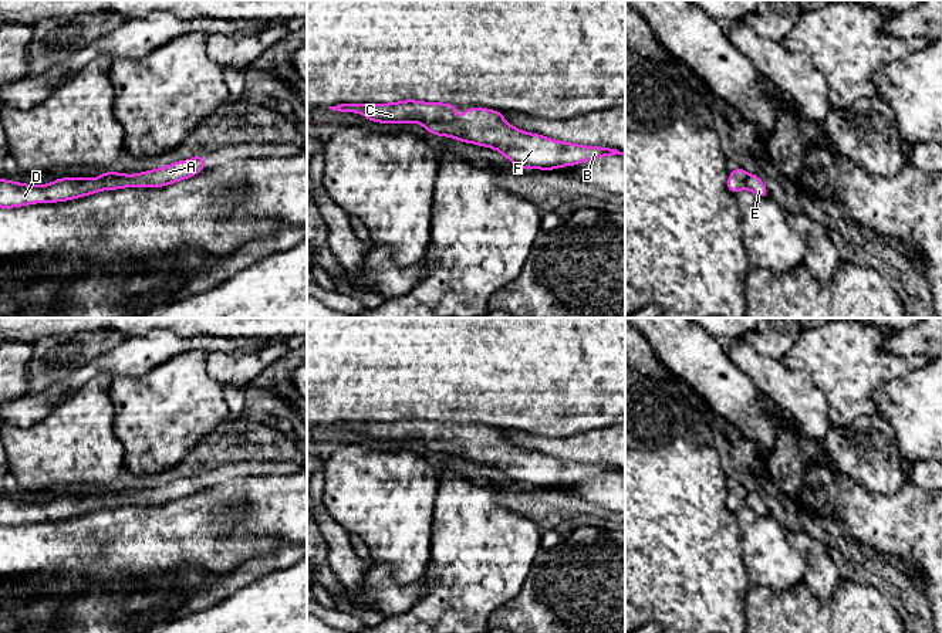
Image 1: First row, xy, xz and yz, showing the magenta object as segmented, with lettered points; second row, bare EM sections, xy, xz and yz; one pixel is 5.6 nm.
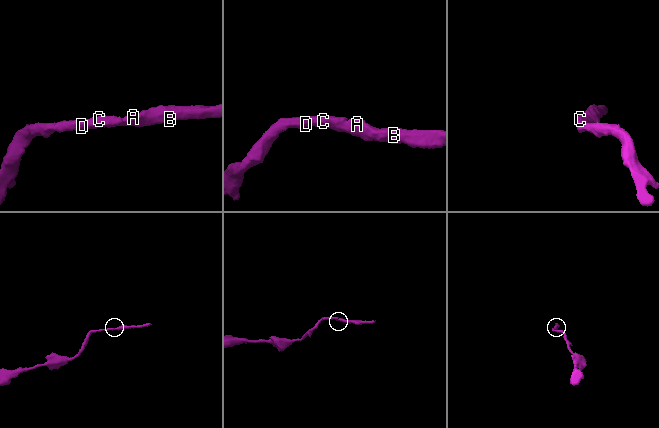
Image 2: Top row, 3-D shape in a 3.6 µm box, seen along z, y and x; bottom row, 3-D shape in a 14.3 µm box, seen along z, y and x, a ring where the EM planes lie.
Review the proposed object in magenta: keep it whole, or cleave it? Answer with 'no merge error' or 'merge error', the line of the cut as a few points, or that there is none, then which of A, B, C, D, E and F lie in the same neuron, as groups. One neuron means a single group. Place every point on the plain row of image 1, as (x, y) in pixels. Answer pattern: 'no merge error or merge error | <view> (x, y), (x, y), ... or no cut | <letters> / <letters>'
no merge error | no cut | A B C D E F

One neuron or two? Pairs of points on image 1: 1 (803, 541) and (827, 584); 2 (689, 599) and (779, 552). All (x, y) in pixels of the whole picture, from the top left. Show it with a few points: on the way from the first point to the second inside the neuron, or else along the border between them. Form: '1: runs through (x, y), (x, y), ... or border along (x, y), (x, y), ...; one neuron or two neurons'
1: runs through (813, 551), (823, 574); one neuron
2: border along (740, 537), (742, 561), (750, 585); two neurons

